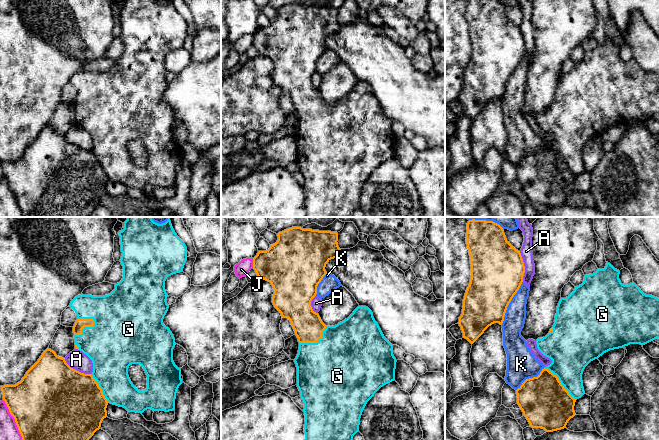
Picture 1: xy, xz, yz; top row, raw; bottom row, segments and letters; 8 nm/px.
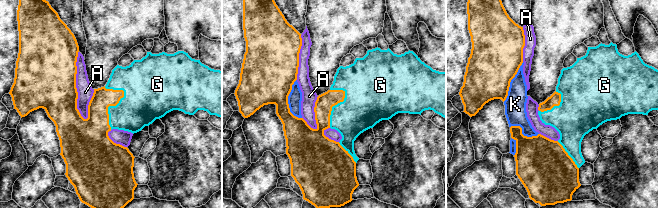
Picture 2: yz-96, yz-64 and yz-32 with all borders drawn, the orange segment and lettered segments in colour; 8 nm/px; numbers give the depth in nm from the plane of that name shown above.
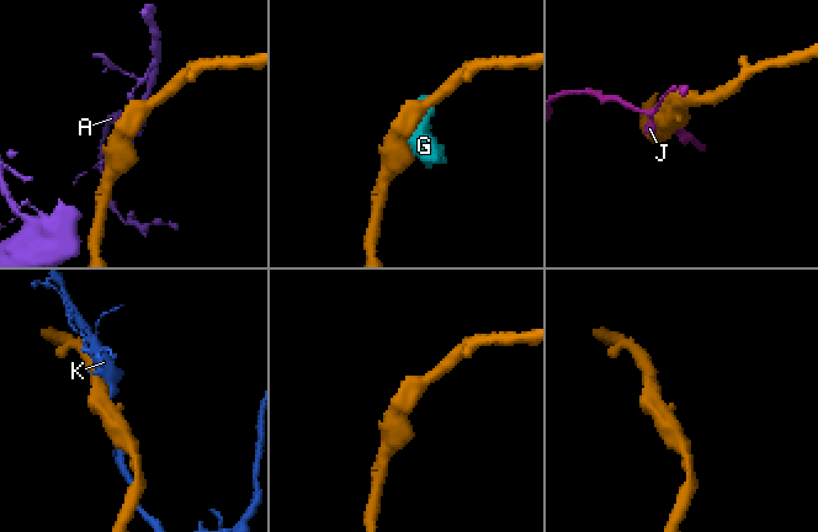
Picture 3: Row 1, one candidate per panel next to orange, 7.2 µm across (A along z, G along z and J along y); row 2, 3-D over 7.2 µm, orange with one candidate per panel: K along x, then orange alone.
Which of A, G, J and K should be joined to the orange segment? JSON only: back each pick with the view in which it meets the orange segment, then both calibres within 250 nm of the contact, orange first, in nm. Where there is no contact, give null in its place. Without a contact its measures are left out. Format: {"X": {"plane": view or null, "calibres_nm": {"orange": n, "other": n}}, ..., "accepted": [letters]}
{"G": {"plane": "xy", "calibres_nm": {"orange": 80, "other": 400}}, "accepted": ["G"]}

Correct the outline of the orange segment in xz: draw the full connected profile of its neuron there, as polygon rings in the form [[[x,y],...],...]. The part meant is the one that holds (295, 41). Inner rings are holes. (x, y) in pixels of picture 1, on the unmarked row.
[[[292,3],[277,10],[278,16],[275,20],[270,21],[266,27],[259,27],[253,34],[253,45],[258,55],[263,55],[271,59],[274,65],[272,79],[274,83],[281,89],[282,94],[288,94],[298,114],[299,126],[294,138],[297,143],[297,163],[300,167],[300,173],[304,178],[304,209],[305,217],[353,217],[353,212],[359,208],[360,194],[367,178],[374,170],[384,161],[395,156],[396,134],[393,131],[393,121],[384,113],[378,99],[373,93],[372,87],[366,82],[358,82],[353,89],[344,97],[335,102],[326,102],[318,89],[314,88],[311,82],[312,75],[317,70],[317,62],[327,50],[326,40],[334,34],[337,34],[341,25],[338,22],[338,9],[331,7],[319,7],[312,5],[303,5],[301,3]]]

